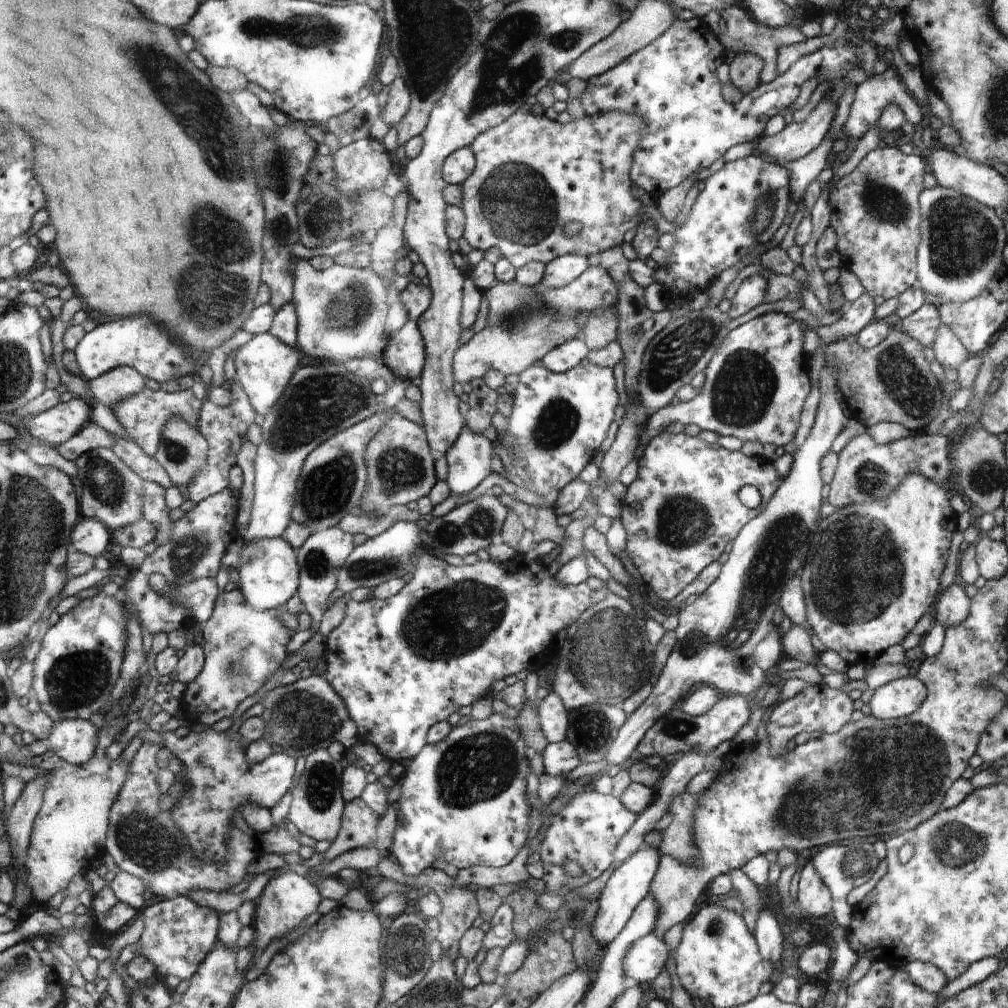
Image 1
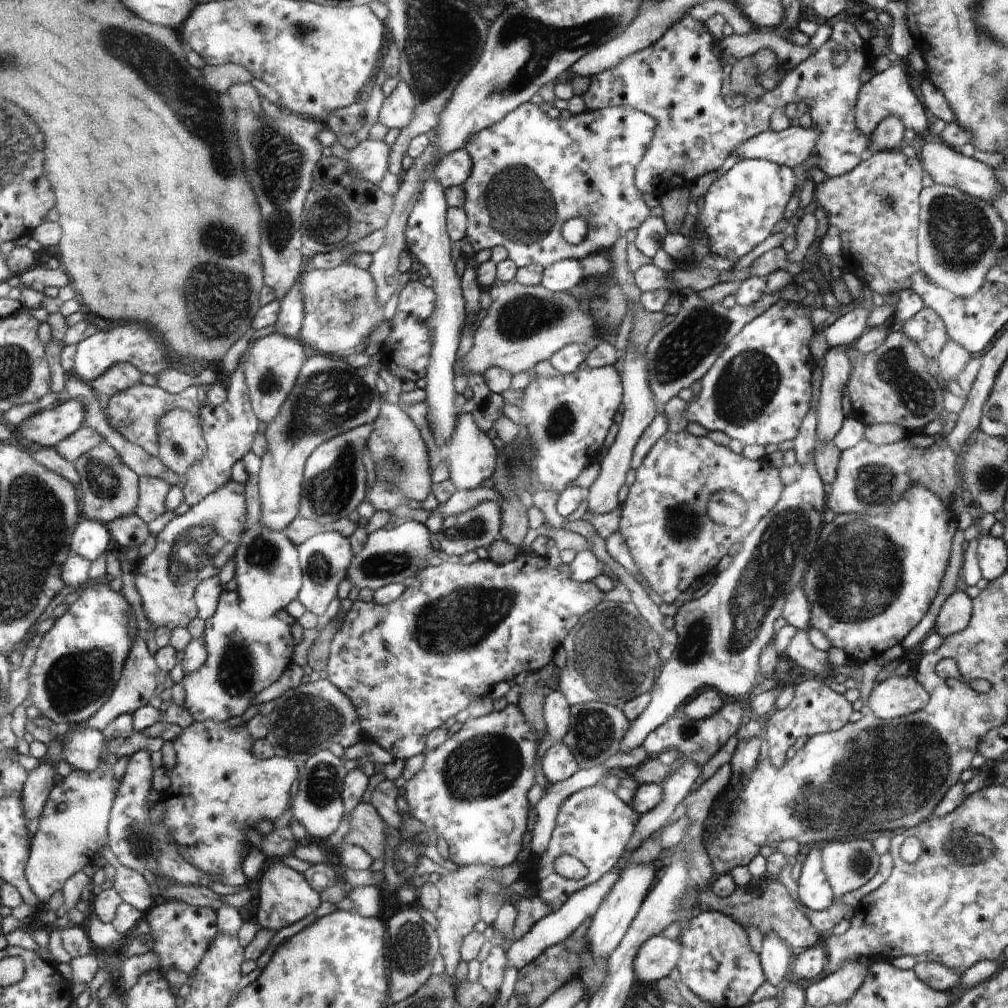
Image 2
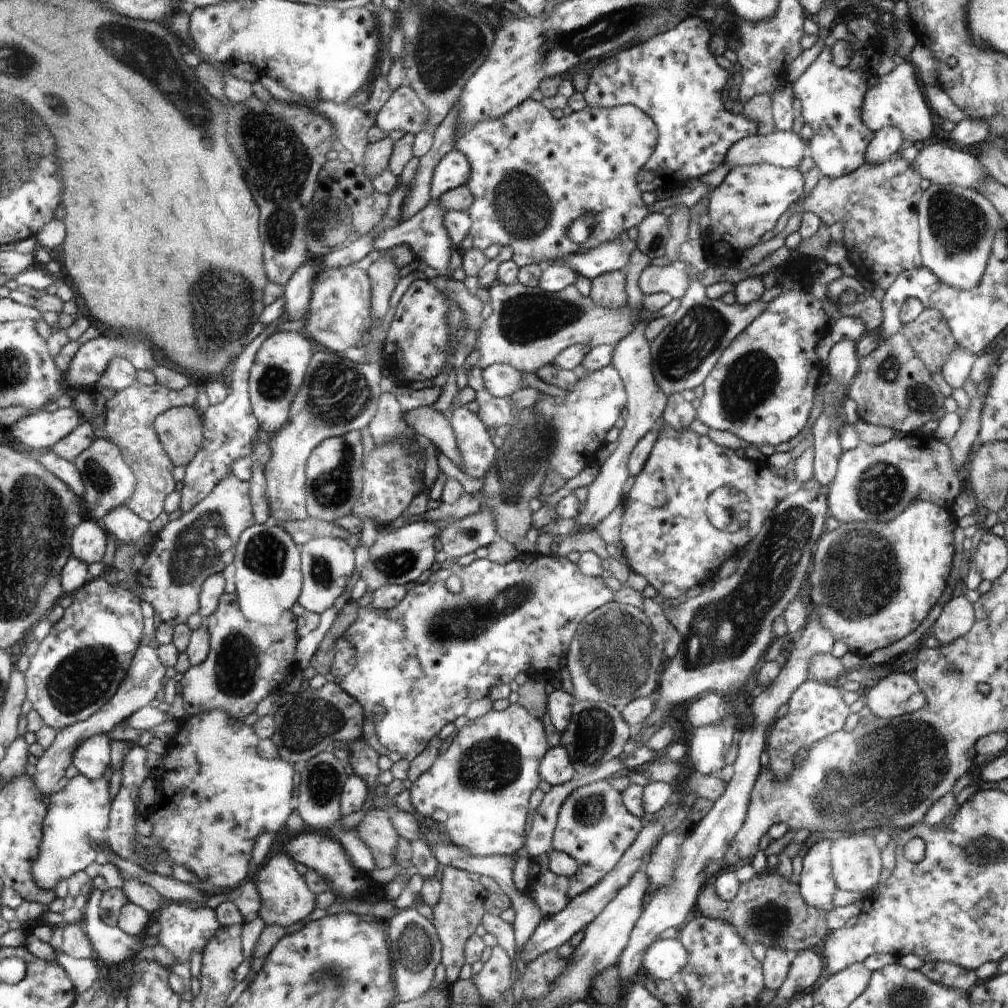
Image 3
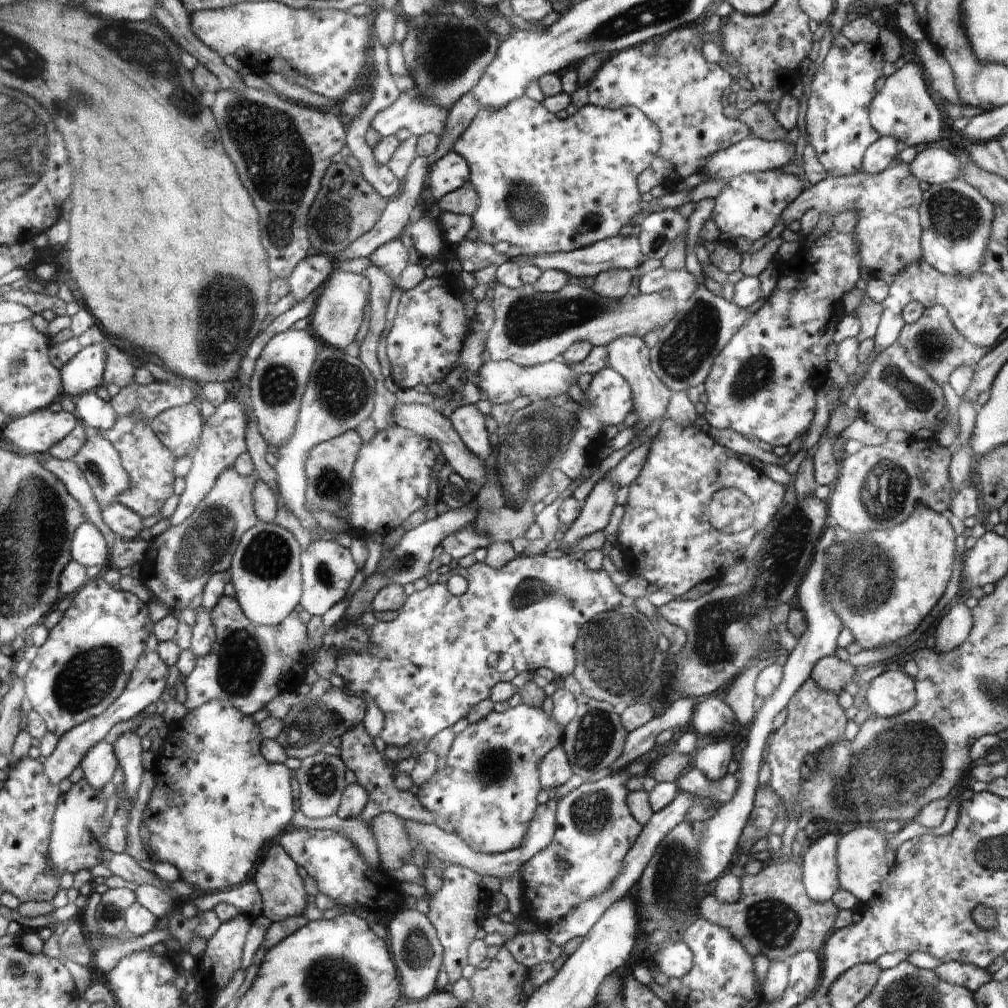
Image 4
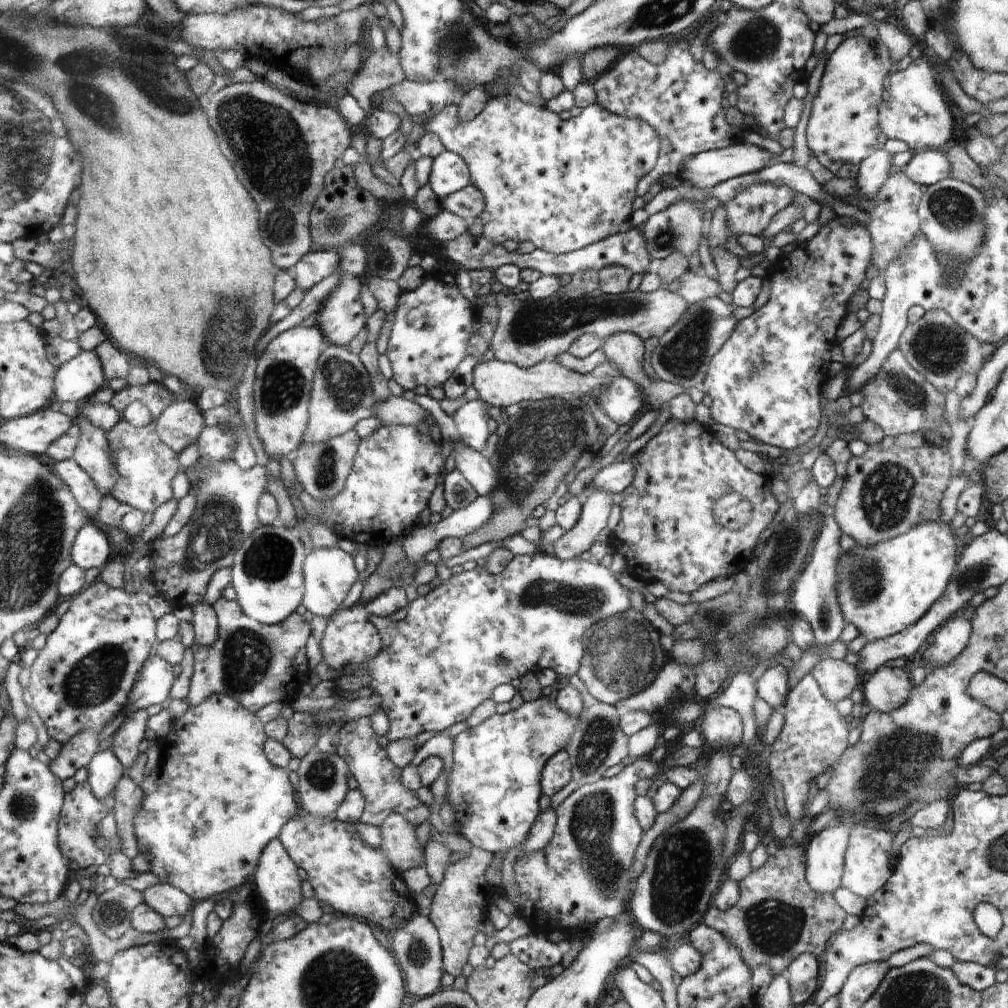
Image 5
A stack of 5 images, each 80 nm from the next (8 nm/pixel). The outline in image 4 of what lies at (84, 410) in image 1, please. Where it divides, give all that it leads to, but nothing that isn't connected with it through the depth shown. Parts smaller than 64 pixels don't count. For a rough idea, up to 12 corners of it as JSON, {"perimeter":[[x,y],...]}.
{"perimeter":[[49,407],[15,417],[2,432],[26,452],[46,452],[78,426]]}

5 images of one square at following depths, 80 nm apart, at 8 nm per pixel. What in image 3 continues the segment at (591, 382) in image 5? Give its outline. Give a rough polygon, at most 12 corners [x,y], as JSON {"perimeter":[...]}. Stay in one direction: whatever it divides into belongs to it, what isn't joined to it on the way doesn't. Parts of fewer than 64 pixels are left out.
{"perimeter":[[511,364],[481,370],[486,390],[510,398],[526,386],[524,373]]}

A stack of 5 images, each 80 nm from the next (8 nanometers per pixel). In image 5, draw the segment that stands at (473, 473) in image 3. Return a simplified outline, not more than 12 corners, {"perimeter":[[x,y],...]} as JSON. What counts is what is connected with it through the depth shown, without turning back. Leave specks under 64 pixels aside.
{"perimeter":[[482,399],[452,415],[462,443],[484,452],[488,406]]}

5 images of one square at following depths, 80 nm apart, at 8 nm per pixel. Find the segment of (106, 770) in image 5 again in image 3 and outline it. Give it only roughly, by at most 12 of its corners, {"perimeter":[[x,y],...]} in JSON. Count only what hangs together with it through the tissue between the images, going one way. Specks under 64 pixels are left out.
{"perimeter":[[107,735],[87,739],[73,765],[91,781],[110,765]]}

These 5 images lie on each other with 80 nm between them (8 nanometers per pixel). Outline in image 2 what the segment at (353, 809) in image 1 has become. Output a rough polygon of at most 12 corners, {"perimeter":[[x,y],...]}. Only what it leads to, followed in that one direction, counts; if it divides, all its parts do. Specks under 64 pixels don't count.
{"perimeter":[[361,802],[350,813],[344,843],[361,846],[382,871],[385,819]]}

